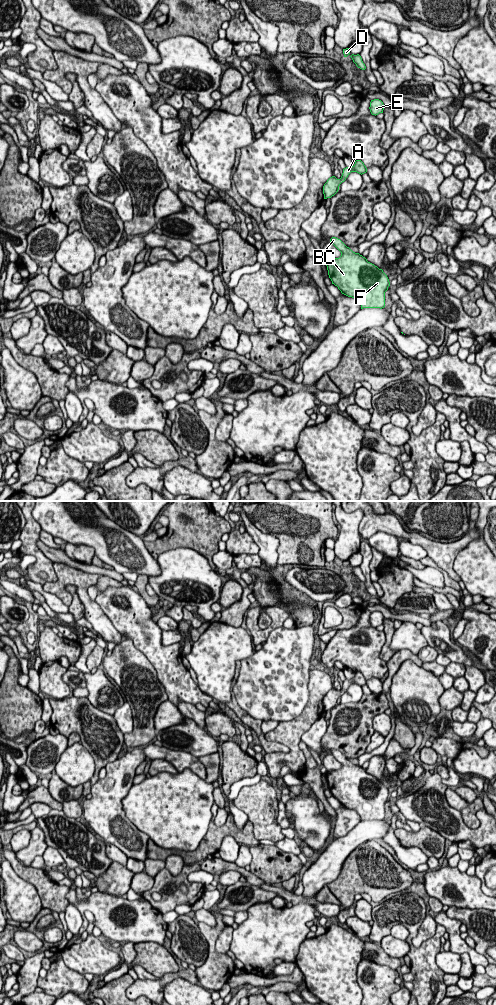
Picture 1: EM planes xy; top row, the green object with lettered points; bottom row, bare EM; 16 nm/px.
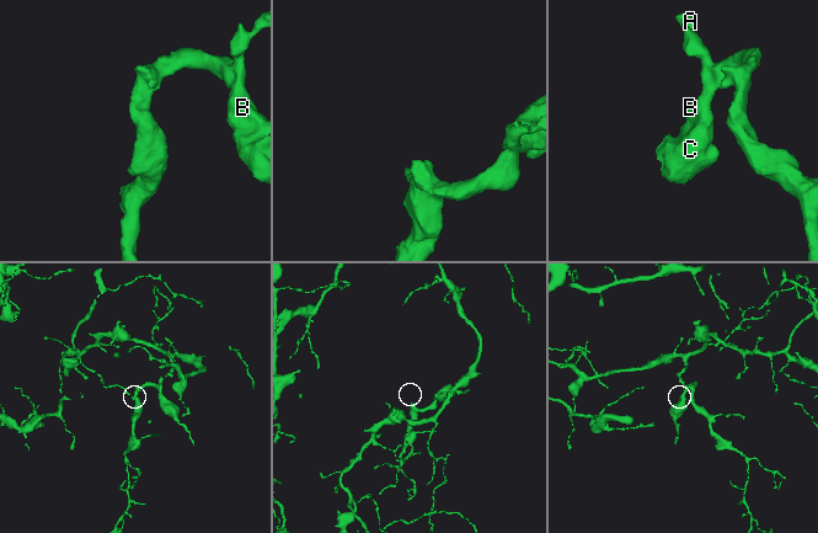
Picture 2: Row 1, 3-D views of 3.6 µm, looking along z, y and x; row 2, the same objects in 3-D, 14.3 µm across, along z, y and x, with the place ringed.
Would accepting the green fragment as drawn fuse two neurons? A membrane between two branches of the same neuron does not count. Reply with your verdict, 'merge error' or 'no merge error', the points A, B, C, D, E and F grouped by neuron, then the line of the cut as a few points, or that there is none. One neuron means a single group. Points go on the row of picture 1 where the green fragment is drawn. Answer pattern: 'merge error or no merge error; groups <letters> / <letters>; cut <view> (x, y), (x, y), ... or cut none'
no merge error; groups A B C D E F; cut none

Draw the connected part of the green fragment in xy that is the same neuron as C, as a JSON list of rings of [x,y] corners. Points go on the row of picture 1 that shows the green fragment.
[[[332,237],[332,243],[341,256],[327,259],[326,266],[332,284],[342,294],[355,298],[363,308],[384,308],[385,292],[390,286],[382,269],[367,261],[359,253],[353,252],[340,239]]]

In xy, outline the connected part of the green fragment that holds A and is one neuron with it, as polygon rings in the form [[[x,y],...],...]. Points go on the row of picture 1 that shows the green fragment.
[[[356,160],[351,168],[346,167],[343,169],[340,179],[335,176],[330,177],[323,186],[324,199],[334,196],[338,192],[340,184],[346,180],[351,172],[357,172],[362,175],[367,172],[367,168],[361,160]]]

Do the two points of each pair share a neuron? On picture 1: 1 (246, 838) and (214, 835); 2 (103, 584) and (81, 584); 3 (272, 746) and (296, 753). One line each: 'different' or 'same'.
1: same
2: different
3: different

